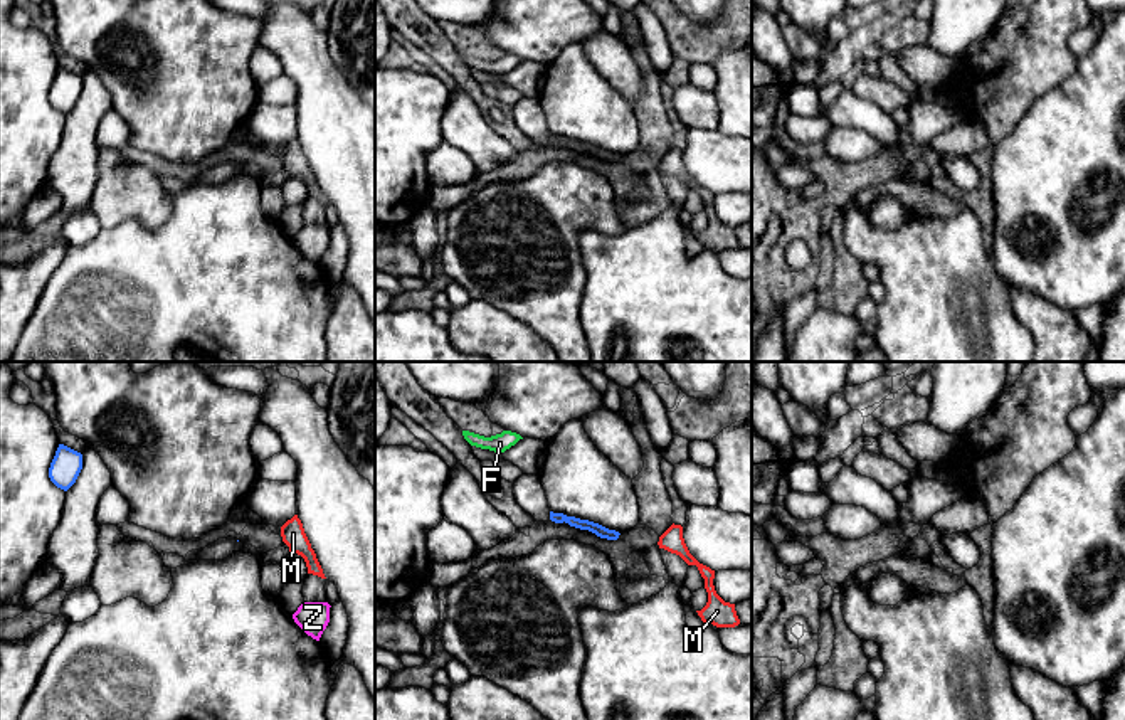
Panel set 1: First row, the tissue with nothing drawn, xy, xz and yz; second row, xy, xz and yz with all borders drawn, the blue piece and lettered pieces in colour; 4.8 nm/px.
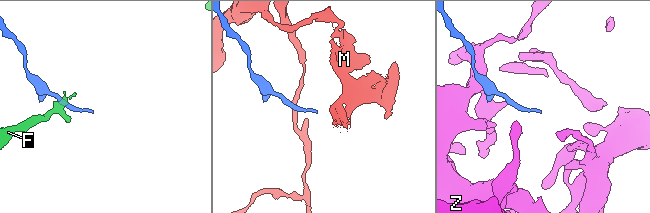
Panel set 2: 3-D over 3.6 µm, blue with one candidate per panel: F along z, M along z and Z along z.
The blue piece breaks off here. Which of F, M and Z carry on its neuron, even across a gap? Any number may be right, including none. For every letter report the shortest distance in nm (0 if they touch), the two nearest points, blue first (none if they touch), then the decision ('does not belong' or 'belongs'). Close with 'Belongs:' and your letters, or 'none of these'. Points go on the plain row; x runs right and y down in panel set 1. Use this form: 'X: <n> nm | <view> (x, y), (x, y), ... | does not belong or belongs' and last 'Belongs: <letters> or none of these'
F: 360 nm | xz (550, 135), (508, 71) | does not belong
M: 190 nm | xz (619, 157), (658, 165) | does not belong
Z: 420 nm | xy (237, 164), (301, 227) | does not belong
Belongs: none of these

